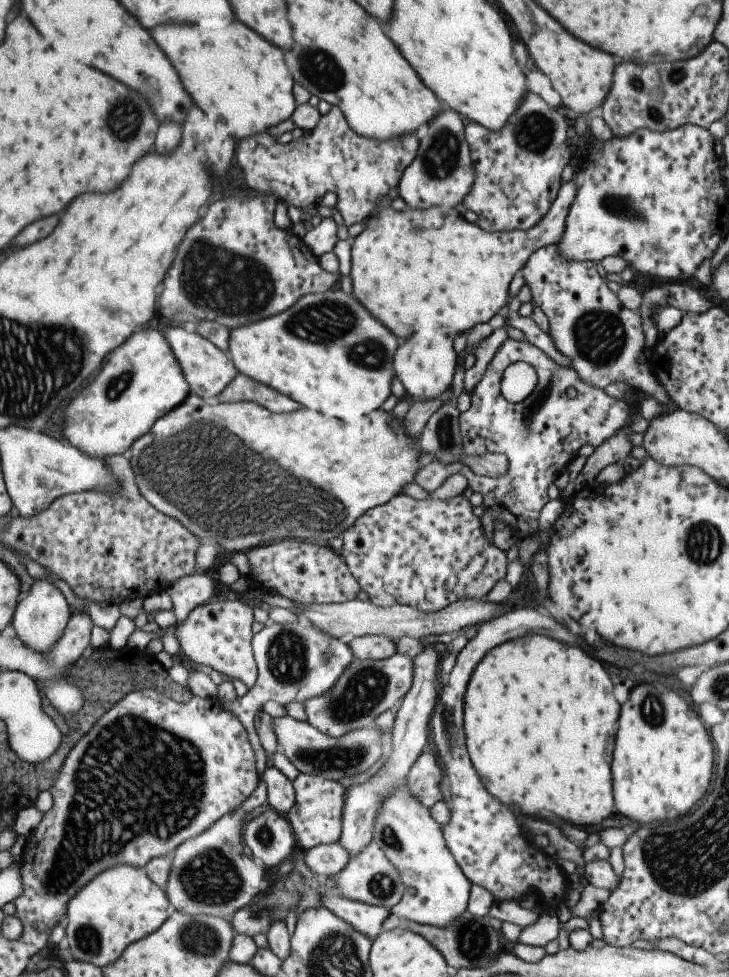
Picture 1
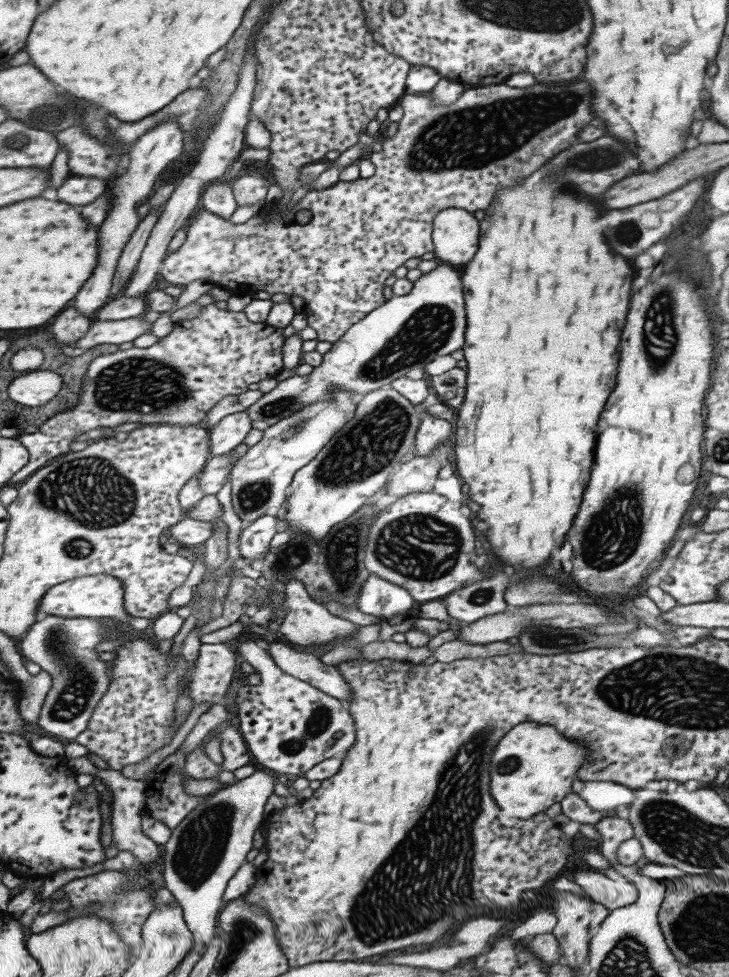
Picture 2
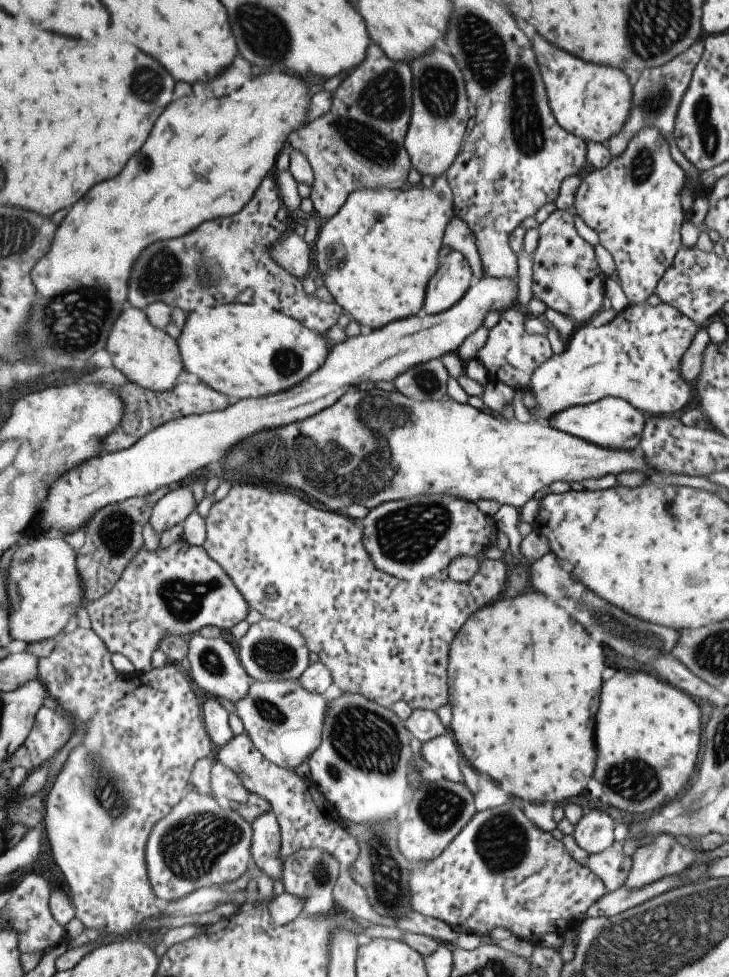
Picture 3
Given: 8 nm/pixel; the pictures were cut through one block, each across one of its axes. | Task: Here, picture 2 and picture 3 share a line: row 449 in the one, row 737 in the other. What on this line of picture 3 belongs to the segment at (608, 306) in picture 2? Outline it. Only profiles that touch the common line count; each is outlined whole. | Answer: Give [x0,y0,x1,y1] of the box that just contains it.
[447,592,603,805]

